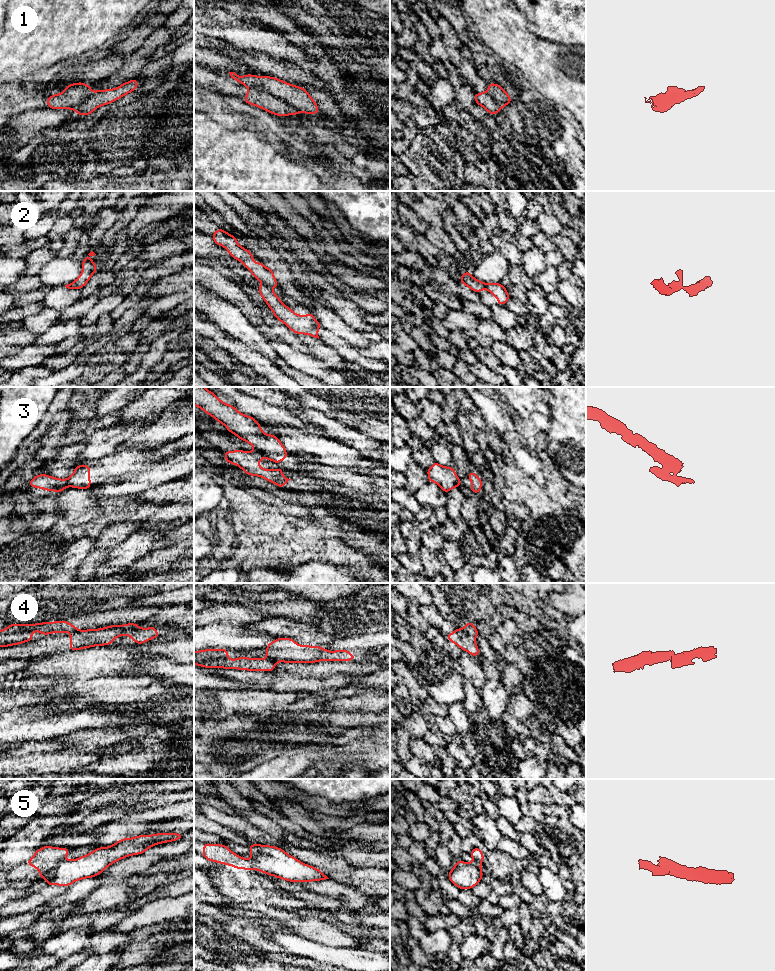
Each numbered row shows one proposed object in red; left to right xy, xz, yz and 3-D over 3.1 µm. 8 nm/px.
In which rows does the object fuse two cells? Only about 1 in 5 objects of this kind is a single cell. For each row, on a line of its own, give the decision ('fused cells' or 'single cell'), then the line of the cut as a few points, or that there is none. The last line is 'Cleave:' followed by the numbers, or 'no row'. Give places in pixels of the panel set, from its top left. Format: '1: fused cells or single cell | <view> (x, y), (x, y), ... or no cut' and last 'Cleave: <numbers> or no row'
1: fused cells | xz (249, 86), (264, 89), (284, 99), (299, 111)
2: fused cells | xz (263, 283), (270, 288)
3: fused cells | xz (255, 449), (265, 457)
4: fused cells | yz (463, 629), (474, 637)
5: fused cells | xy (63, 859), (48, 875)
Cleave: 1, 2, 3, 4, 5

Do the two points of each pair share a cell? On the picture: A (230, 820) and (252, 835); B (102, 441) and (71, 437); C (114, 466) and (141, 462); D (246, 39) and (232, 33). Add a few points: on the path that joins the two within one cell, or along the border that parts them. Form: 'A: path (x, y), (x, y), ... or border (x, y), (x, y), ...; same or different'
A: path (235, 822), (247, 830); same
B: border (109, 426), (99, 428), (87, 437); different
C: path (121, 463), (134, 462); same
D: path (243, 39), (235, 36); same

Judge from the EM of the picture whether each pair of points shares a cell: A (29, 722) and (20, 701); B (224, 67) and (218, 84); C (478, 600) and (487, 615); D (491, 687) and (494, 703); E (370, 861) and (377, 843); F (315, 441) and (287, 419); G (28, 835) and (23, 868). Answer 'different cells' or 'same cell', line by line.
A: different cells
B: different cells
C: same cell
D: same cell
E: different cells
F: different cells
G: different cells

